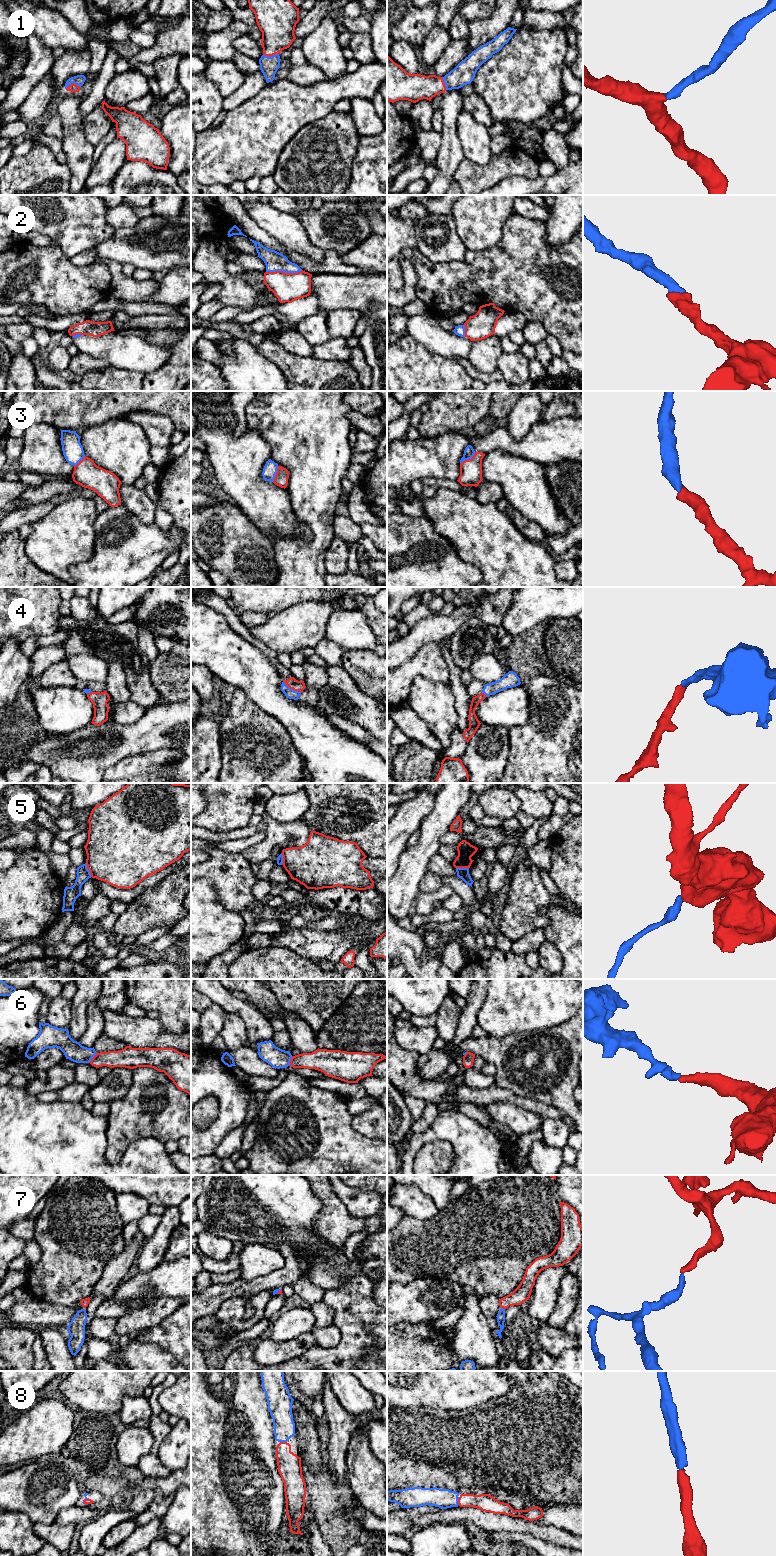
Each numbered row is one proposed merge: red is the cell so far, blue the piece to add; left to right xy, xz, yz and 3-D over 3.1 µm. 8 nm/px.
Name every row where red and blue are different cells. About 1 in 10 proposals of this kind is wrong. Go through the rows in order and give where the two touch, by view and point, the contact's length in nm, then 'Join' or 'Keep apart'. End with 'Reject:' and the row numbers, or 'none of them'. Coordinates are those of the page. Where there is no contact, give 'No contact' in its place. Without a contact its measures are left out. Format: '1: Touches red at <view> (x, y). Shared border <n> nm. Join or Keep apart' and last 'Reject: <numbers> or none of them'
1: Touches red at xz (270, 55). Shared border 130 nm. Join
2: Touches red at xz (284, 272). Shared border 300 nm. Join
3: Touches red at yz (469, 459). Shared border 160 nm. Join
4: Touches red at xz (292, 688). Shared border 180 nm. Join
5: Touches red at xy (88, 869). Shared border 120 nm. Keep apart
6: Touches red at xy (93, 1057). Shared border 110 nm. Join
7: Touches red at yz (503, 1308). Shared border 40 nm. Join
8: Touches red at yz (458, 1501). Shared border 60 nm. Join
Reject: 5

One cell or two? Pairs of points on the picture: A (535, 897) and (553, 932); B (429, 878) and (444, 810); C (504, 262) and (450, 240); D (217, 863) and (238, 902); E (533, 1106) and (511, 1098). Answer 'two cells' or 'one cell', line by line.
A: two cells
B: two cells
C: two cells
D: one cell
E: one cell

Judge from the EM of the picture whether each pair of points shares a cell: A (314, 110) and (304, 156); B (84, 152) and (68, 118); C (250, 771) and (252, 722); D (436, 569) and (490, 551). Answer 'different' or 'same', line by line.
A: different
B: same
C: same
D: different

